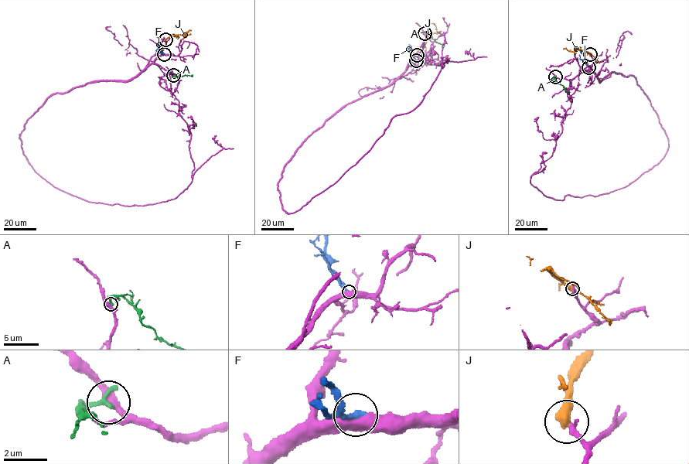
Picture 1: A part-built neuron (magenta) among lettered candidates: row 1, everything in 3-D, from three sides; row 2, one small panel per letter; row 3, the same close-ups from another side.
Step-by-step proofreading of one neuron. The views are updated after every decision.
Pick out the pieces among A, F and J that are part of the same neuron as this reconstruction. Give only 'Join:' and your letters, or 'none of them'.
Join: none of them

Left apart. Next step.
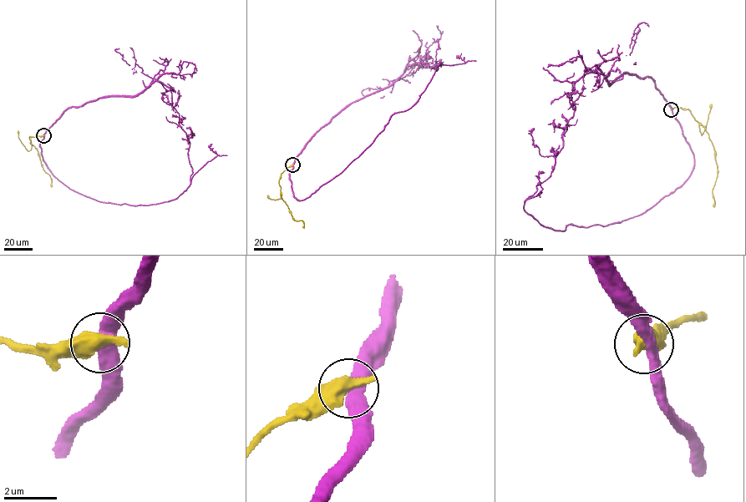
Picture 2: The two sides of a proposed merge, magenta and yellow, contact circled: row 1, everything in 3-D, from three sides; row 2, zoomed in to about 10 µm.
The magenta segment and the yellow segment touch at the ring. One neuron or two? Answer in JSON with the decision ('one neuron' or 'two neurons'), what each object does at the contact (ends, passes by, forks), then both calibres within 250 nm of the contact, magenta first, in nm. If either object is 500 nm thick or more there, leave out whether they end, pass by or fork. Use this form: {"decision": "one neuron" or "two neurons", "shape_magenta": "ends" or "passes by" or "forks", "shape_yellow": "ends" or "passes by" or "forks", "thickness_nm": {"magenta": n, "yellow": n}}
{"decision": "two neurons", "thickness_nm": {"magenta": 440, "yellow": 650}}

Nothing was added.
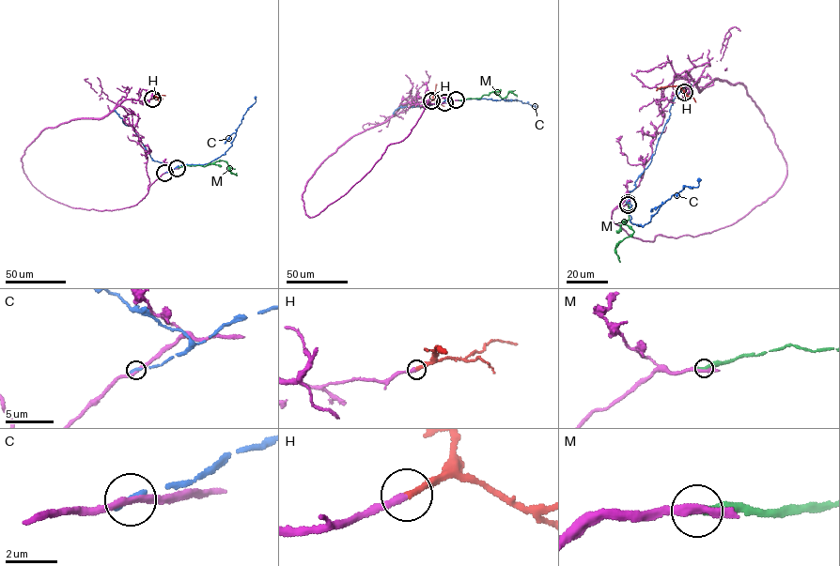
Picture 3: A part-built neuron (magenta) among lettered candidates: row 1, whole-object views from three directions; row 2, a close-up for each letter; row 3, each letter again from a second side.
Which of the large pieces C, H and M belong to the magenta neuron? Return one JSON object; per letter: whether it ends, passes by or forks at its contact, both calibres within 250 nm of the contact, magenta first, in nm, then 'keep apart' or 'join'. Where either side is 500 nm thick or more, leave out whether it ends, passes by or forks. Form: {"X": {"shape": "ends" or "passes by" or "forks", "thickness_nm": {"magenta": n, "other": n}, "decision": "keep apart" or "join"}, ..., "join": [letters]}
{"C": {"shape": "ends", "thickness_nm": {"magenta": 240, "other": 240}, "decision": "keep apart"}, "H": {"shape": "ends", "thickness_nm": {"magenta": 280, "other": 260}, "decision": "join"}, "M": {"shape": "ends", "thickness_nm": {"magenta": 320, "other": 320}, "decision": "keep apart"}, "join": ["H"]}

